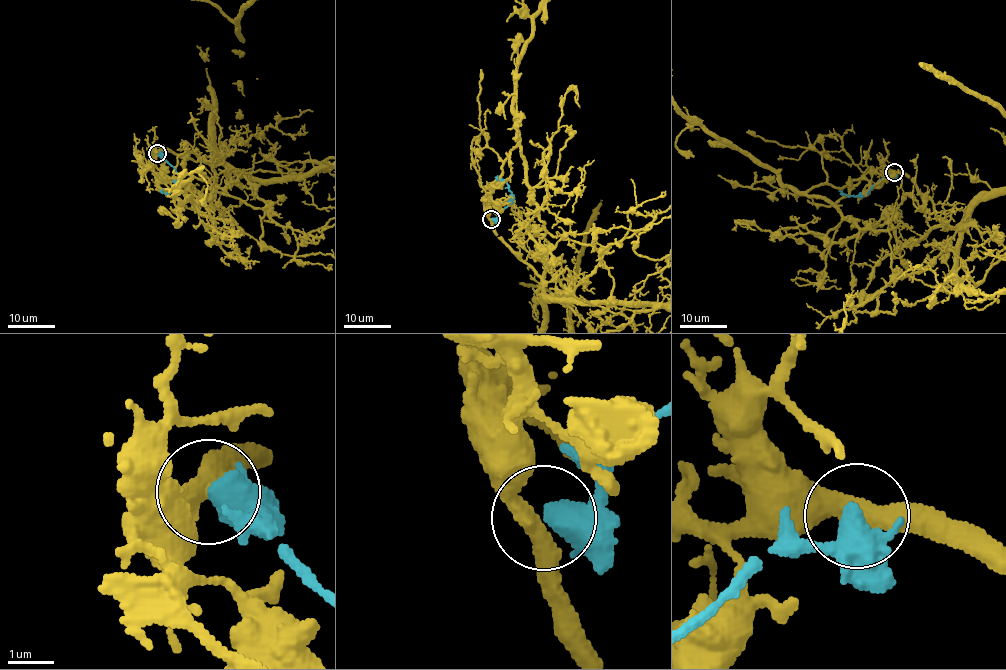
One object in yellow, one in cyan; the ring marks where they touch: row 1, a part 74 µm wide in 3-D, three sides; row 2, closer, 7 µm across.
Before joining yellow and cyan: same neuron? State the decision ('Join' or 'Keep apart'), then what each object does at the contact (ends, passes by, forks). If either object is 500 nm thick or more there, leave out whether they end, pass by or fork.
Keep apart. At the ring yellow passes by. At the ring cyan passes by

